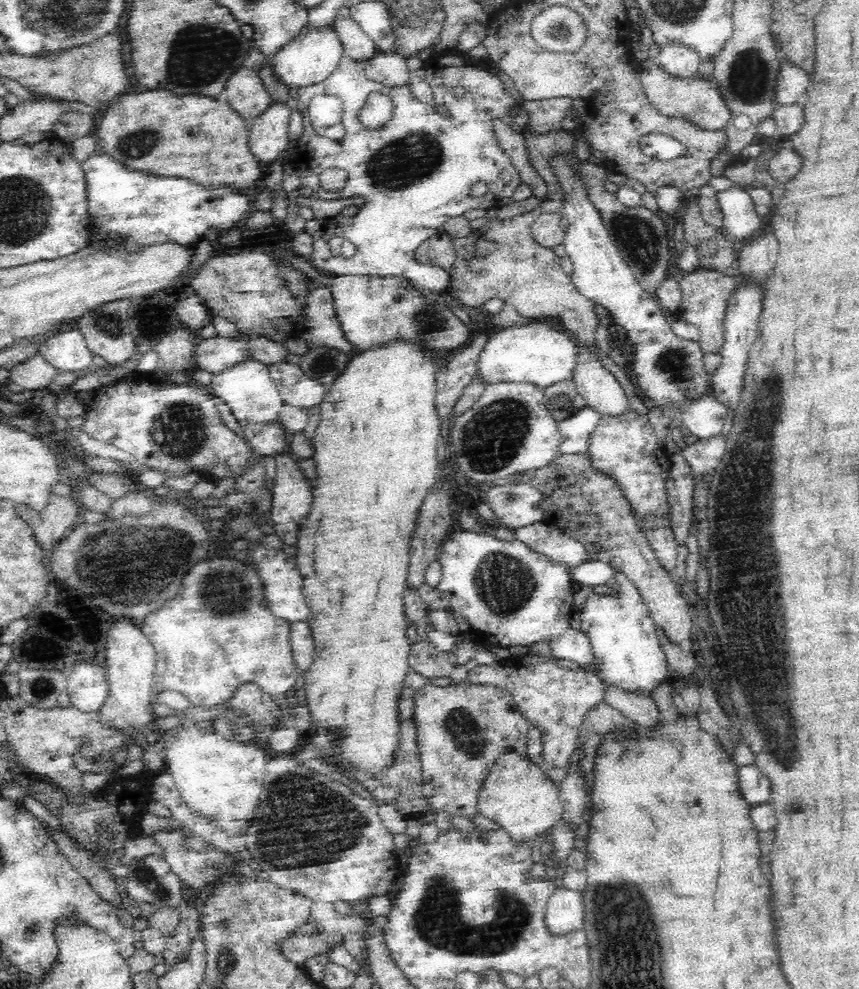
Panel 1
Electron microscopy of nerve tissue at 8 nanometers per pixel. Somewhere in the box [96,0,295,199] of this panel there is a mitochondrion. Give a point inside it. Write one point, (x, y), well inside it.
(191, 63)

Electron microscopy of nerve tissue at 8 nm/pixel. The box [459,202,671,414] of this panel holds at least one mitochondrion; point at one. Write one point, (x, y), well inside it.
(640, 238)

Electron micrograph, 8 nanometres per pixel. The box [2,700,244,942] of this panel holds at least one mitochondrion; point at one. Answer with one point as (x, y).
(144, 872)

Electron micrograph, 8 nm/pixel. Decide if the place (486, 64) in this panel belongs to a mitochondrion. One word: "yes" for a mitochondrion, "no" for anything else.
no

